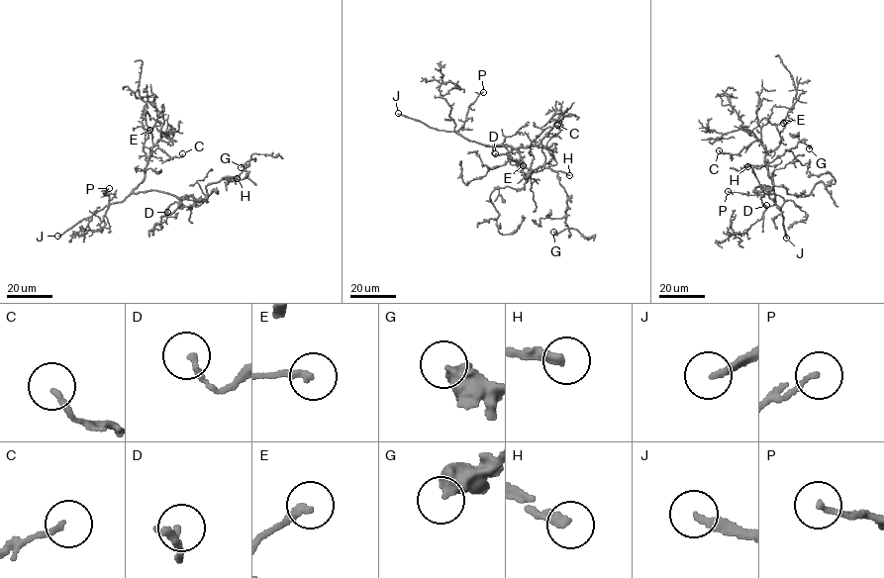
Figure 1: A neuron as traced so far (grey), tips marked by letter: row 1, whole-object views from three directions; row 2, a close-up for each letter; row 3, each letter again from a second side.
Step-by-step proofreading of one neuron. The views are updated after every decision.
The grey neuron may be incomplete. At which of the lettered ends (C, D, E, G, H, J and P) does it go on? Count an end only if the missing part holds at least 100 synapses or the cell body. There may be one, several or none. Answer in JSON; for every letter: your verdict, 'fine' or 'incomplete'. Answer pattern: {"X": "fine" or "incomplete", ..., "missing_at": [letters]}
{"C": "fine", "D": "fine", "E": "fine", "G": "fine", "H": "incomplete", "J": "incomplete", "P": "fine", "missing_at": ["H", "J"]}

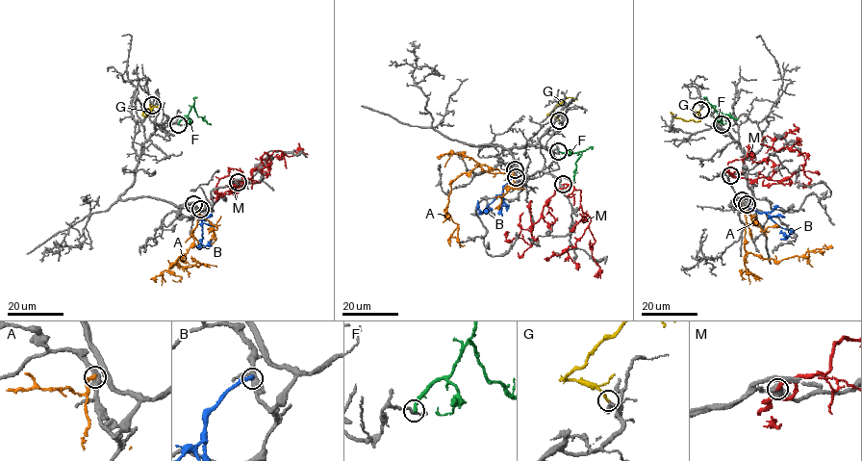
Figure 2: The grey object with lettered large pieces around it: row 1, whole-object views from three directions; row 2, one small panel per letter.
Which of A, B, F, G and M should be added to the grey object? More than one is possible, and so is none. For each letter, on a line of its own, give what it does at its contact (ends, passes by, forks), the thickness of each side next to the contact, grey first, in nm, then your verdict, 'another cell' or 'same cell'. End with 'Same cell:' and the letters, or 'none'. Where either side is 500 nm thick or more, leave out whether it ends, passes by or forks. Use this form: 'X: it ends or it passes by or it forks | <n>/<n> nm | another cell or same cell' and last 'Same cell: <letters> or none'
A: it ends | 480/190 nm | another cell
B: it ends | 360/260 nm | another cell
F: it ends | 180/280 nm | another cell
G: it ends | 260/190 nm | same cell
M: it ends | 480/240 nm | another cell
Same cell: G

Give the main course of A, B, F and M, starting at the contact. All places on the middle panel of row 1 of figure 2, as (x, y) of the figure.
A: (515, 170), (513, 174), (487, 166), (476, 166), (451, 181), (446, 215), (457, 224), (458, 242), (464, 244)
B: (516, 177), (479, 212), (493, 209)
F: (558, 150), (581, 152), (575, 163), (573, 181)
M: (563, 184), (568, 186), (556, 189), (542, 217), (532, 225), (530, 245), (521, 238), (508, 241), (509, 232)

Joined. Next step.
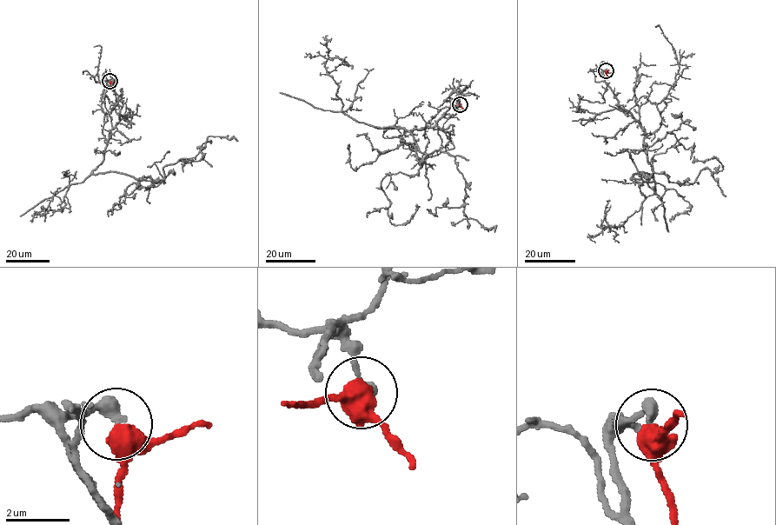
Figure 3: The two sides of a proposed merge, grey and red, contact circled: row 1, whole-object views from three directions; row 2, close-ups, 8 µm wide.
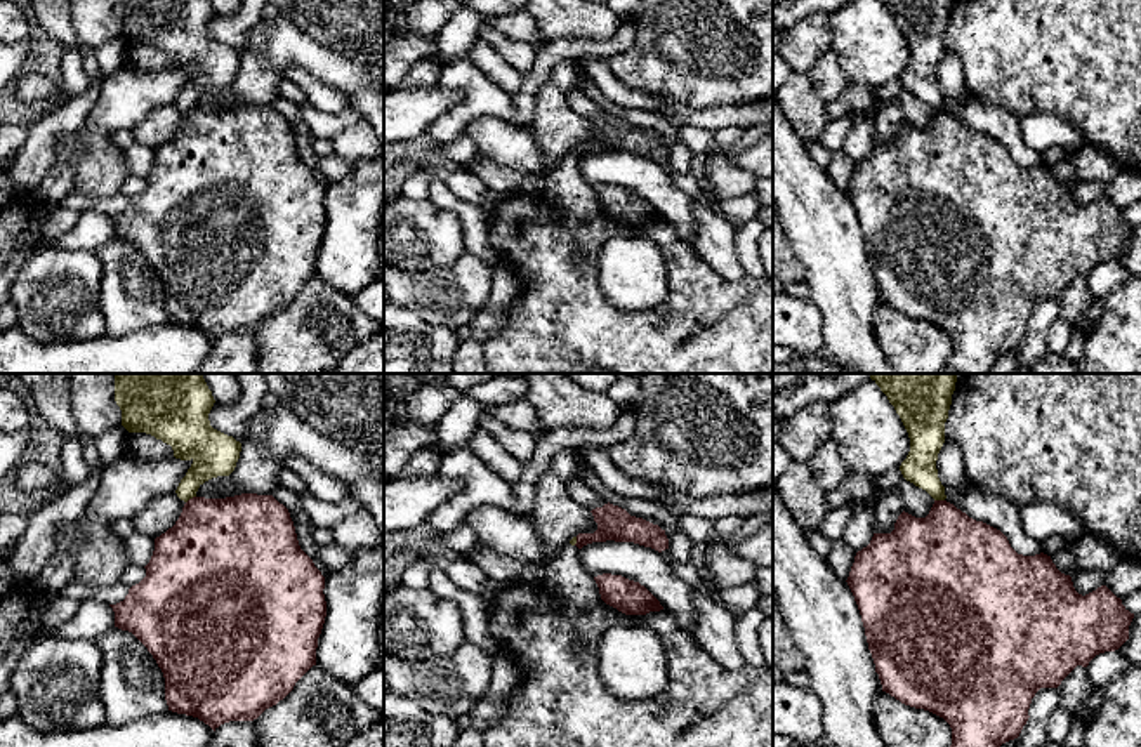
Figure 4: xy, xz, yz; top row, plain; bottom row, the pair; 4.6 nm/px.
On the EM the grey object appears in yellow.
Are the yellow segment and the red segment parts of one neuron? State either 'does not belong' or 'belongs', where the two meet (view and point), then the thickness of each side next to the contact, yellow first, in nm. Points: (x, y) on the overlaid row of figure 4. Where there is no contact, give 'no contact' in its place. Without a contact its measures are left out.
does not belong | xy (190, 497) | 220/420 nm

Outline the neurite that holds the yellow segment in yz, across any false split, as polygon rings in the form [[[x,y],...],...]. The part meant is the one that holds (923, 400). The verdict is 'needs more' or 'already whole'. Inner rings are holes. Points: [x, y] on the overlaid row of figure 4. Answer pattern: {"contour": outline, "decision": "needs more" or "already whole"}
{"contour": [[[870,374],[900,415],[910,452],[901,462],[903,478],[945,500],[936,460],[945,443],[945,422],[955,391],[957,374]]], "decision": "already whole"}

